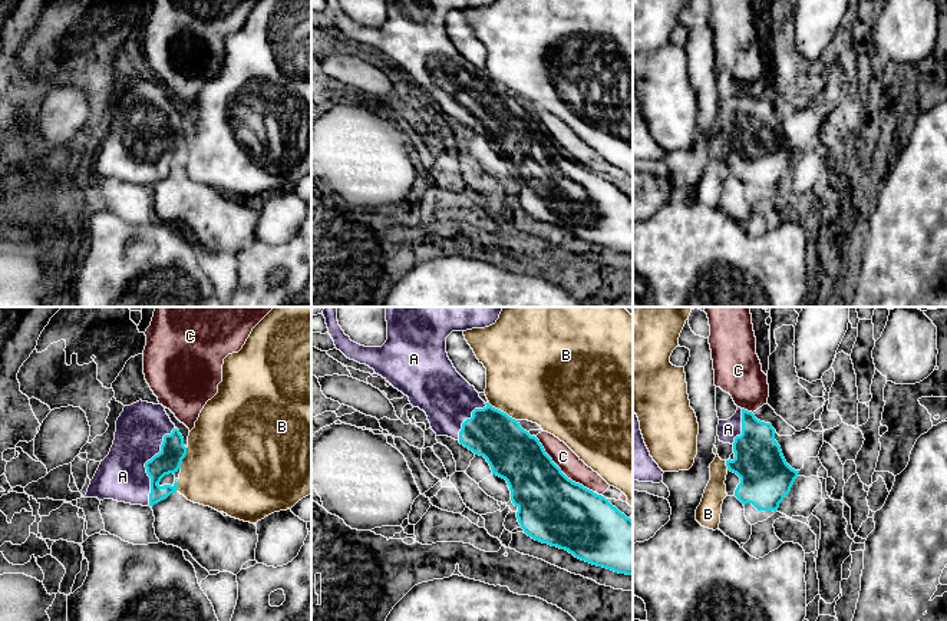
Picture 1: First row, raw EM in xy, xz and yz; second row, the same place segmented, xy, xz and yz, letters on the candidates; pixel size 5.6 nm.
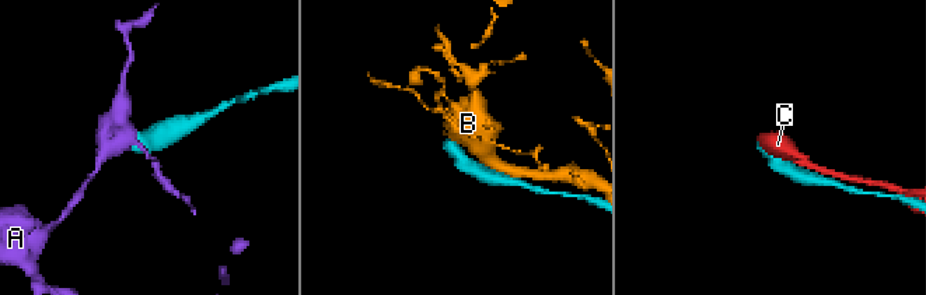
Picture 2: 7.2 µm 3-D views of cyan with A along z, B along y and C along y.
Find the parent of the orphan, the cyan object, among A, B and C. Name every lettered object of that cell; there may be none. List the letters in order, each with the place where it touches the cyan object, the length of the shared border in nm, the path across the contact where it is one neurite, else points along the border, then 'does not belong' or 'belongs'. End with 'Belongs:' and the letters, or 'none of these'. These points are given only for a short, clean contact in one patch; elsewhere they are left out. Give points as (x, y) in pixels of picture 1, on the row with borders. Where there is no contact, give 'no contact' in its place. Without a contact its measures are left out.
A: contact xy (145, 465); length 460 nm; belongs
B: contact xz (502, 412); length 190 nm; does not belong
C: contact xz (560, 469); length 460 nm; does not belong
Belongs: A

